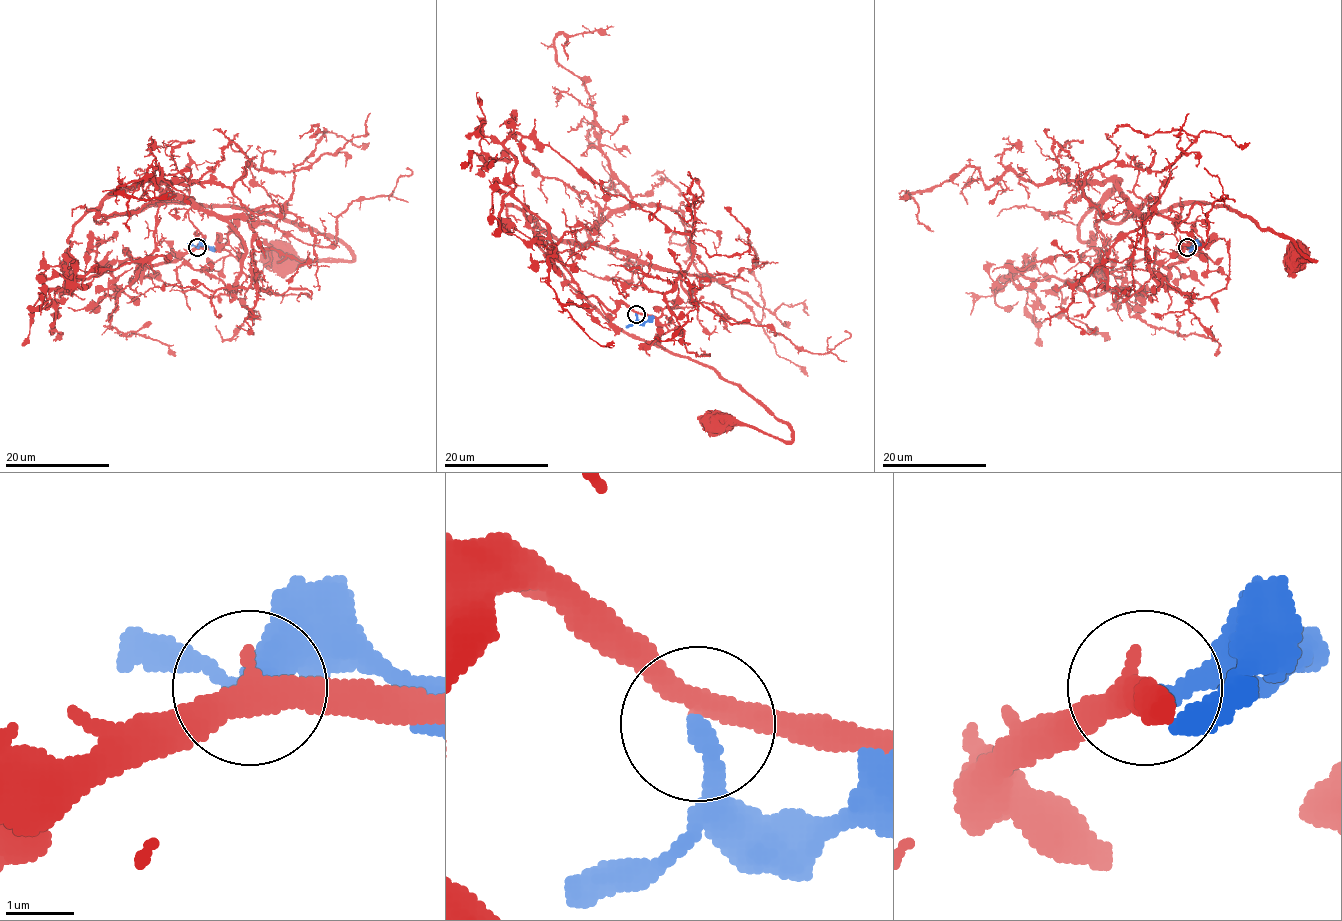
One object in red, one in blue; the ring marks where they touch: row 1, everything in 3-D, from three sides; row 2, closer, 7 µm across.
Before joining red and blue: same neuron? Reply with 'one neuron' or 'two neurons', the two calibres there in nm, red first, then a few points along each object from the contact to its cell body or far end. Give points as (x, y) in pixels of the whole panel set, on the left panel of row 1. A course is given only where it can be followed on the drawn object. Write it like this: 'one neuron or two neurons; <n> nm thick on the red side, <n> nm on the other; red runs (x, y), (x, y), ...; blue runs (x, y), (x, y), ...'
two neurons; 360 nm thick on the red side, 260 nm on the other; red runs (197, 247), (65, 269), (69, 234), (97, 207), (99, 222), (166, 203), (280, 214), (353, 260), (276, 254); blue runs (197, 247), (207, 244), (216, 251)

